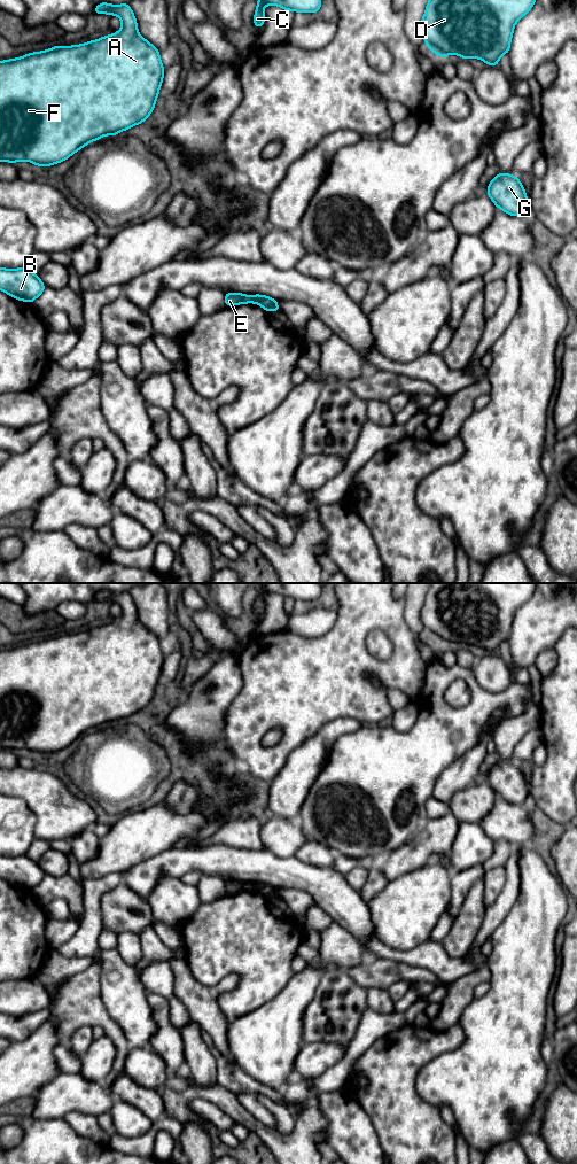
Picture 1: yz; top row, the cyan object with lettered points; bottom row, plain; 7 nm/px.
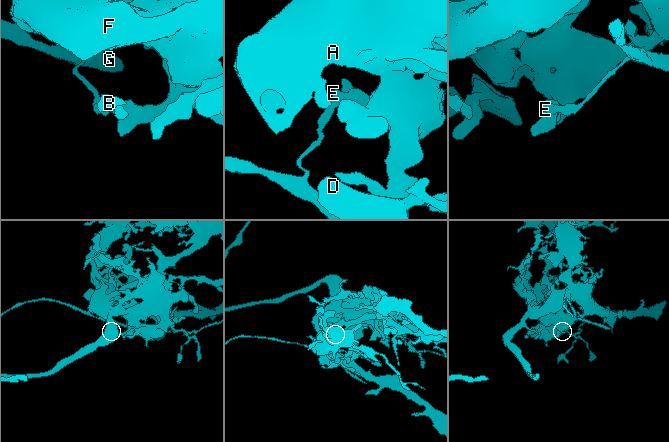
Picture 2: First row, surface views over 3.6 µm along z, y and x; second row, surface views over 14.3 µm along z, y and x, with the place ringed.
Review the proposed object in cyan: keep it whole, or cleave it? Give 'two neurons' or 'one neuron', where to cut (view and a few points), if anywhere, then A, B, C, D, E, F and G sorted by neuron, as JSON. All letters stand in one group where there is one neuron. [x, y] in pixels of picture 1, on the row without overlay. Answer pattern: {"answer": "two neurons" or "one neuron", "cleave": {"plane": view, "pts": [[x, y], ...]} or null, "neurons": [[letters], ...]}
{"answer": "two neurons", "cleave": {"plane": "yz", "pts": [[252, 883], [259, 891]]}, "neurons": [["A", "B", "C", "D", "E", "F"], ["G"]]}

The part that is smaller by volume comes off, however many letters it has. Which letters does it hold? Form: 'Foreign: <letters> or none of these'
Foreign: G

